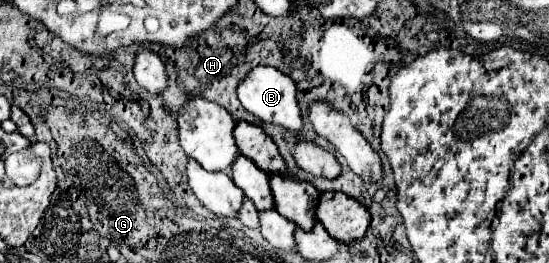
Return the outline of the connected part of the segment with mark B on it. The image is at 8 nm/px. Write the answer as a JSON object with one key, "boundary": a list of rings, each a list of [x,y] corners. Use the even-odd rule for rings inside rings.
{"boundary":[[[255,67],[241,83],[239,83],[239,101],[241,105],[253,113],[261,123],[279,125],[291,133],[299,133],[303,127],[301,107],[297,101],[297,85],[291,77],[281,73],[275,67]]]}

